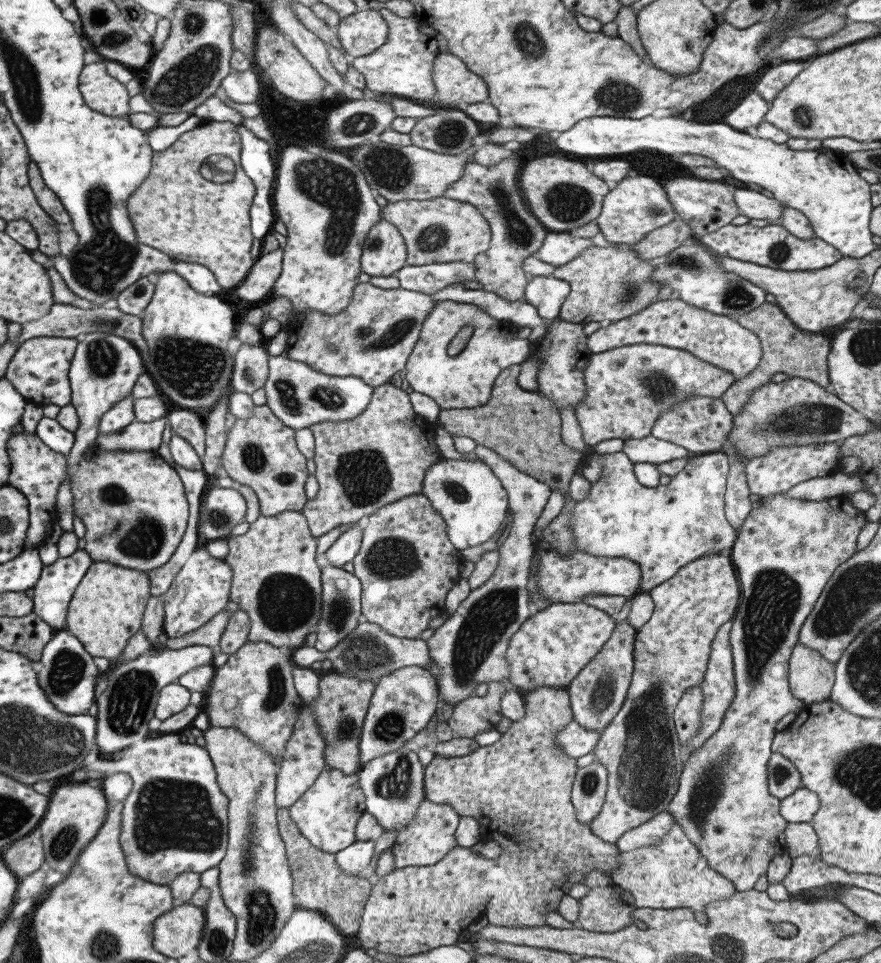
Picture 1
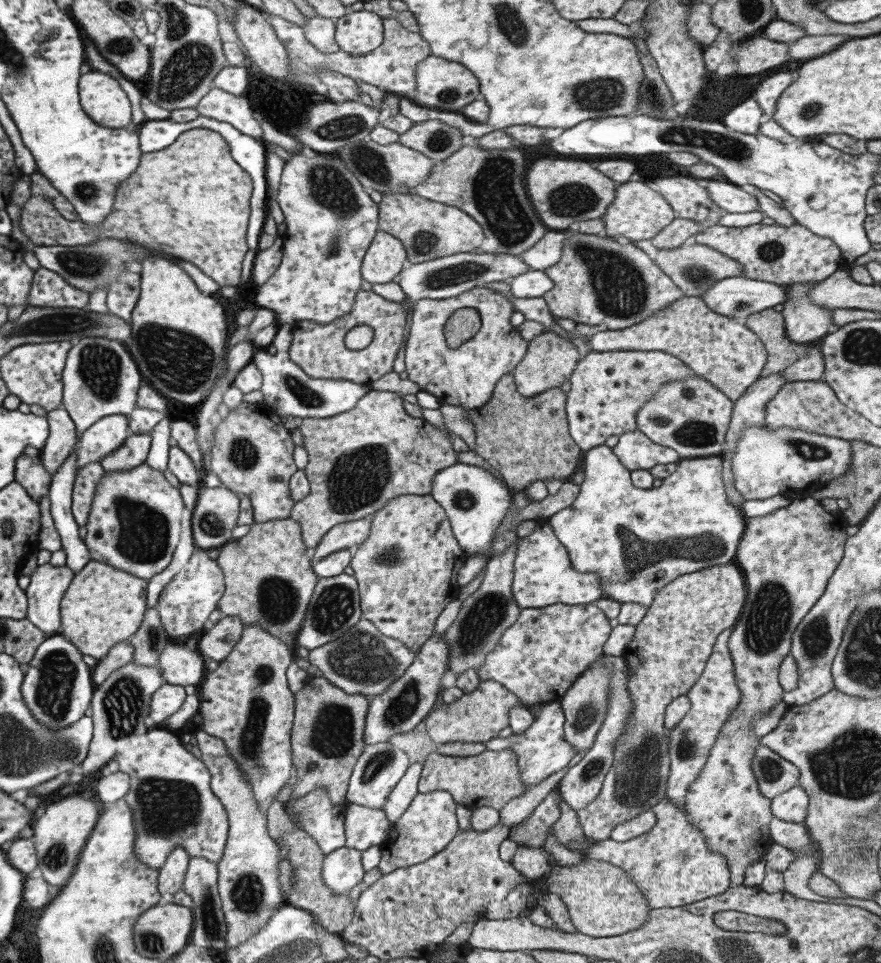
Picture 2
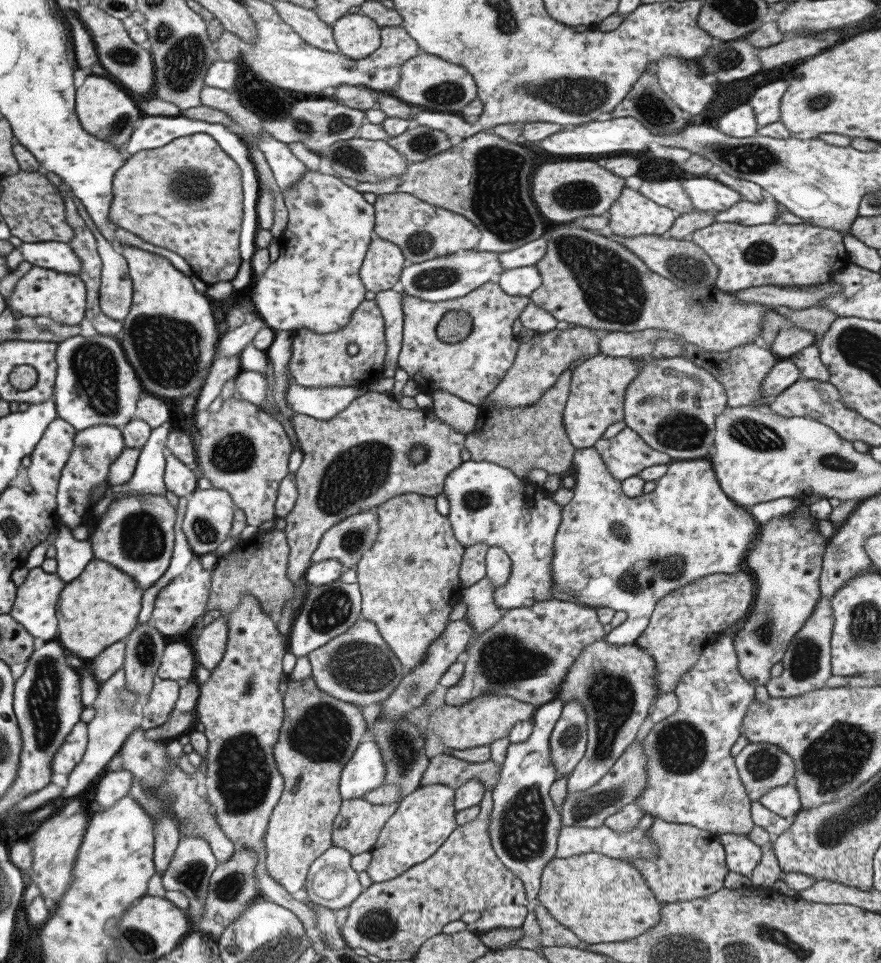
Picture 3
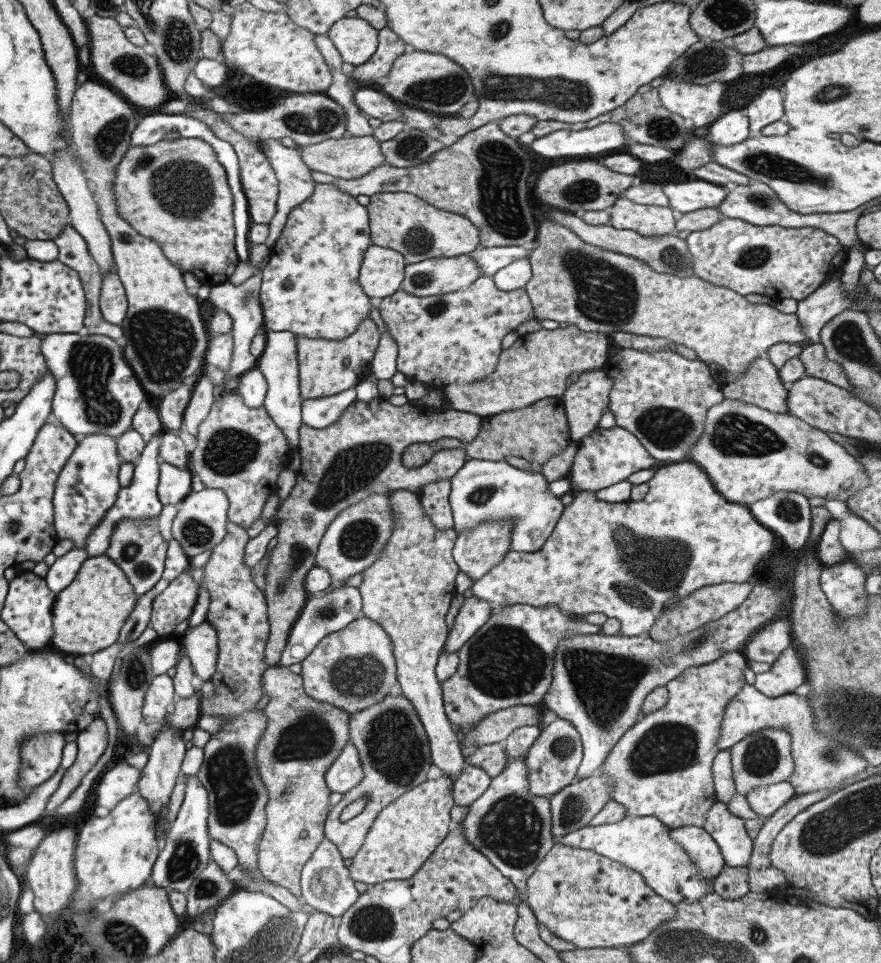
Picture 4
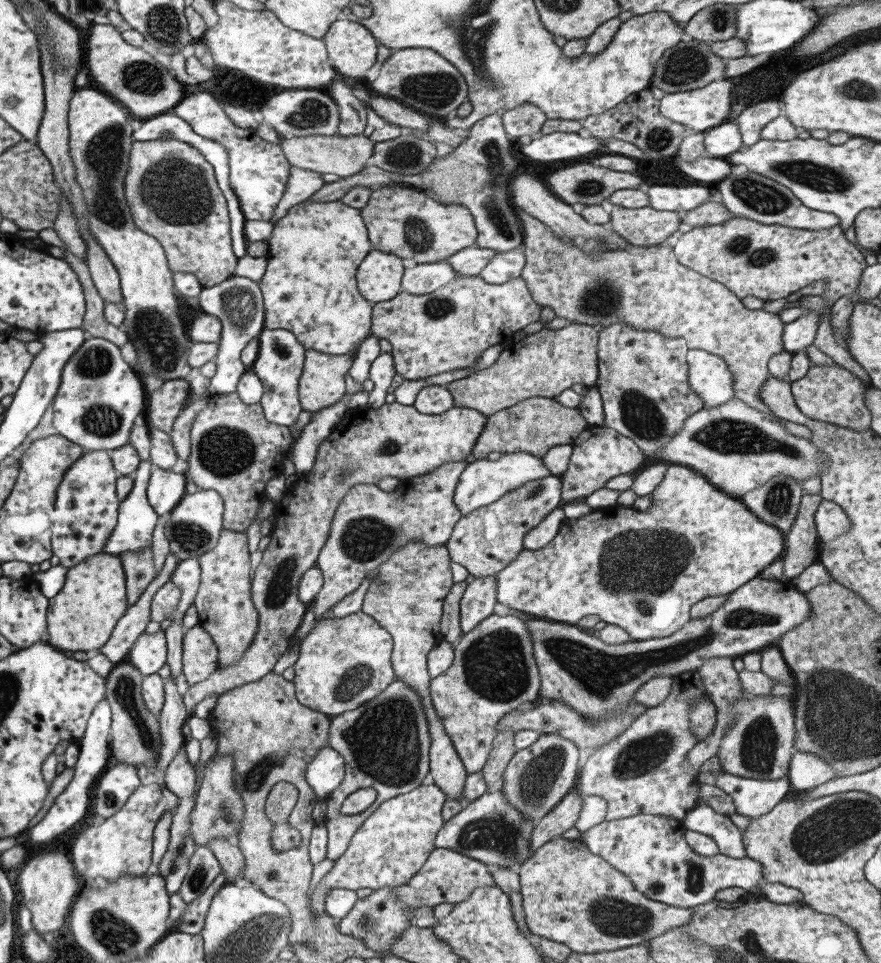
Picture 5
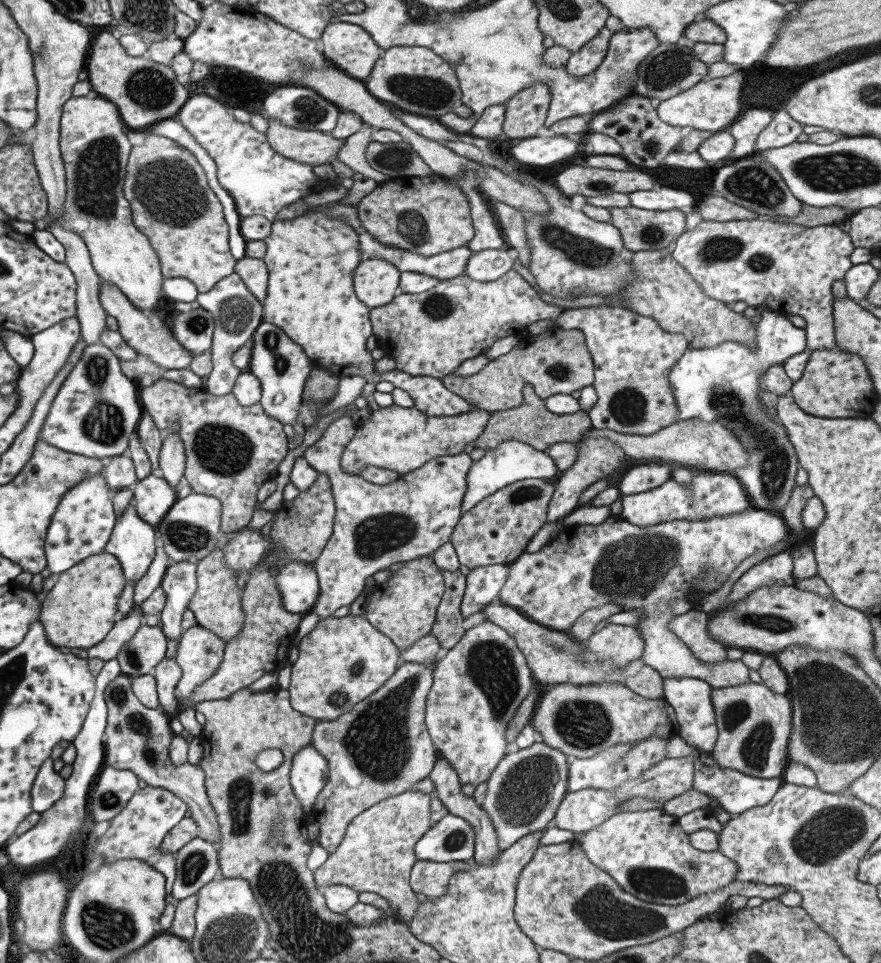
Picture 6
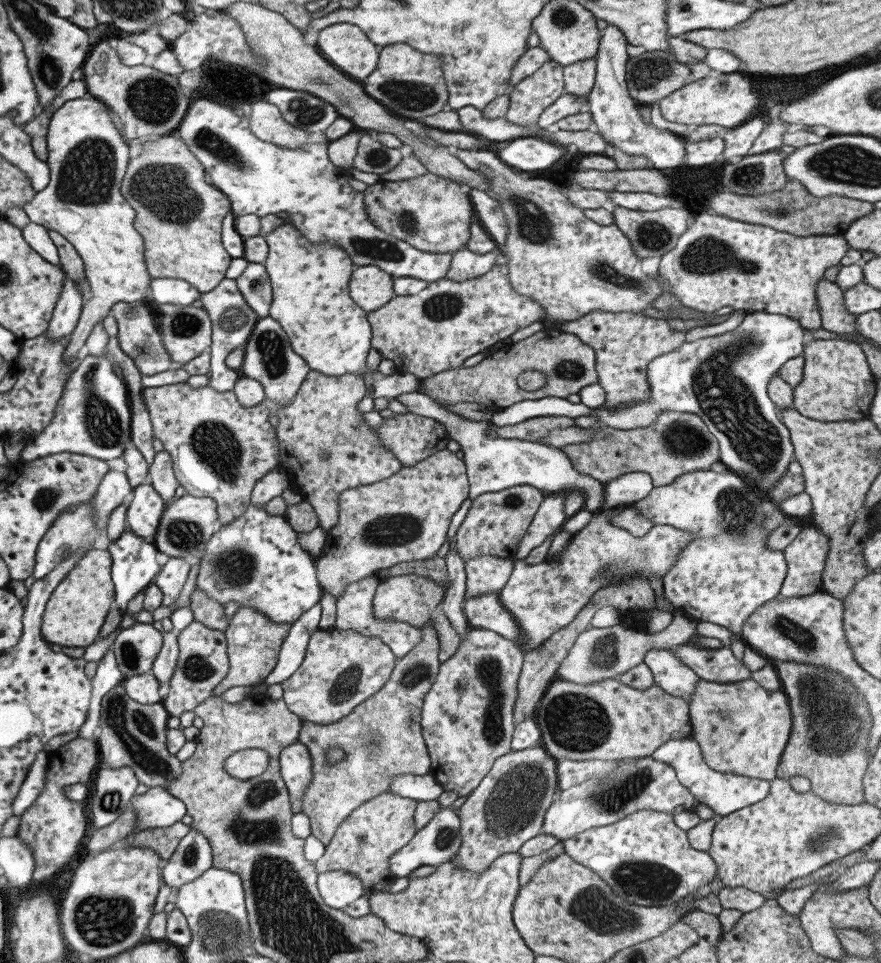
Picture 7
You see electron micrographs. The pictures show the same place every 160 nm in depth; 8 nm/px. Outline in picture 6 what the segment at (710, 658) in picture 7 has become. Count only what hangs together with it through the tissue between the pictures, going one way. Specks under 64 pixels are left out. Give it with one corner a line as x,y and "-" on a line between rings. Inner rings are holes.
753,507
725,516
714,516
709,517
708,519
697,519
694,521
675,519
661,521
660,523
652,524
646,527
638,527
625,519
611,515
607,518
607,520
604,520
596,525
584,524
561,528
557,536
553,539
549,539
538,551
534,553
527,553
524,550
513,562
510,562
507,565
508,573
503,586
498,592
498,598
500,599
501,604
513,607
529,620
532,620
540,625
545,625
546,627
556,631
567,630
573,622
575,622
575,619
578,616
581,616
583,612
593,610
599,606
603,606
604,604
616,604
617,606
620,606
623,611
642,610
640,622
634,626
638,635
643,639
640,658
643,660
643,664
650,666
653,670
656,670
662,678
697,678
699,680
704,680
713,688
727,688
737,686
738,684
747,684
750,682
749,669
739,659
736,661
729,661
728,659
725,659
720,660
720,662
701,662
692,655
692,652
689,648
687,648
687,645
677,635
674,635
674,632
671,629
668,629
668,622
672,622
675,616
671,613
671,608
667,605
667,601
672,598
689,600
690,594
692,594
692,592
696,592
694,586
696,586
698,590
715,591
727,580
727,578
729,578
729,574
740,566
741,562
744,562
744,560
750,556
757,554
760,550
767,550
768,548
771,548
774,544
777,544
780,540
782,540
786,532
787,528
779,514
771,513
767,510
755,509

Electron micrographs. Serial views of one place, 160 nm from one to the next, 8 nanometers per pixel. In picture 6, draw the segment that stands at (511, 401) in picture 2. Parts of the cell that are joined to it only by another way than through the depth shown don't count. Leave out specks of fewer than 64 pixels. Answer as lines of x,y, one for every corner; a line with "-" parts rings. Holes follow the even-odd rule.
524,386
521,404
489,413
487,424
473,441
473,446
487,450
499,446
506,440
517,440
528,444
535,450
545,451
548,446
555,443
576,444
582,438
582,434
585,434
591,427
590,418
585,411
577,410
564,415
549,412
545,408
544,399
539,398
530,386

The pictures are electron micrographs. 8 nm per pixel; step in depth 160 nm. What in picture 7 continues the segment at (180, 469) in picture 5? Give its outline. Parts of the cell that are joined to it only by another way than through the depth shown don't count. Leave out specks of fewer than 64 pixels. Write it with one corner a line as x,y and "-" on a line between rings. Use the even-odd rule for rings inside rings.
159,451
155,453
152,463
148,465
148,482
159,494
163,504
173,498
173,492
178,486
172,471
171,457
168,452

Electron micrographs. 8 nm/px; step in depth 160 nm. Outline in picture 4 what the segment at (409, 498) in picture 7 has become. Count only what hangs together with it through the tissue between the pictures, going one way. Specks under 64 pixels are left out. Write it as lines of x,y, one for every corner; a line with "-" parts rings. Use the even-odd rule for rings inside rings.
447,478
434,480
415,492
419,497
421,509
428,516
435,528
452,528
452,512
448,504
450,482
-
372,494
345,508
327,525
322,534
314,556
314,566
329,572
333,588
341,586
349,576
365,570
377,558
390,537
392,524
389,498
384,494

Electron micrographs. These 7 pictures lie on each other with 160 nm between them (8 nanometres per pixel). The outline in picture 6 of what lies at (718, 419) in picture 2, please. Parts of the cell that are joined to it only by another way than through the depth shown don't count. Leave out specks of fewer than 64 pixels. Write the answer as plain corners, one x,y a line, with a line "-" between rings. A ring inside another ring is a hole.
599,305
596,307
577,307
563,310
555,318
554,328
561,330
577,329
583,333
585,344
592,359
594,379
592,387
597,400
587,414
593,428
605,428
621,434
640,434
649,436
660,428
674,423
678,408
669,386
668,372
689,346
684,335
665,332
646,316
624,309
621,306

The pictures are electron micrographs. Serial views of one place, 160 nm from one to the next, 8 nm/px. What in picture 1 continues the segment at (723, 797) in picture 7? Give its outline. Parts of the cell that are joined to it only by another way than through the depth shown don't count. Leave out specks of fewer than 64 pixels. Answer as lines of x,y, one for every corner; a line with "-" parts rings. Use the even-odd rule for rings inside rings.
800,786
780,800
779,812
788,823
809,823
819,807
820,800
817,794

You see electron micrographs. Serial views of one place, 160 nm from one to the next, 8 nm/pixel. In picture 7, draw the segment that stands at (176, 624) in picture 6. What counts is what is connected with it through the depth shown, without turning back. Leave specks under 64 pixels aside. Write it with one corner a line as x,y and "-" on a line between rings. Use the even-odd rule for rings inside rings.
171,556
159,569
154,576
154,585
161,591
161,605
169,606
175,602
187,580
190,565
191,561
188,559

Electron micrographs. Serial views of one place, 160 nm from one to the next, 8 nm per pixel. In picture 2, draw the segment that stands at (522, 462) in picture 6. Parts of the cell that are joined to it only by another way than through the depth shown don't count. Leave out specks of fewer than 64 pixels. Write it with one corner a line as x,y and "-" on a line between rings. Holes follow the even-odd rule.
455,463
435,472
428,493
444,510
452,535
465,555
469,555
481,552
493,540
494,530
509,508
509,491
482,467
-
547,518
537,519
532,534
518,539
514,558
514,578
511,592
517,606
541,608
550,604
587,604
602,597
602,586
595,573
577,572
569,560
565,547
557,540

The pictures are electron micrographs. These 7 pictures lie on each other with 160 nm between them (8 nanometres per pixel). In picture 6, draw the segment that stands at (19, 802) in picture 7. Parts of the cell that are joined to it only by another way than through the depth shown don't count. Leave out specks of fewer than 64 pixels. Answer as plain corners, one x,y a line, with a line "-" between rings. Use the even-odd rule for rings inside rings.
48,759
41,767
39,775
32,790
34,811
42,814
49,810
65,794
66,780
61,778
55,768
52,759

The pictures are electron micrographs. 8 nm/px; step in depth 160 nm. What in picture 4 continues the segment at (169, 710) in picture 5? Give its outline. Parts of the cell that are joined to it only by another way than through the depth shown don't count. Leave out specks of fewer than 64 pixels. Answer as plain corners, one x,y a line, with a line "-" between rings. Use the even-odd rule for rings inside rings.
163,720
157,737
155,737
153,743
147,750
147,762
145,762
145,767
140,770
140,776
136,782
138,788
137,793
148,802
151,814
154,816
155,840
159,845
166,839
166,832
162,829
162,824
164,824
164,816
166,816
168,811
167,807
172,788
176,779
181,775
181,760
183,760
185,751
186,749
183,745
180,730
173,729
171,724
167,724

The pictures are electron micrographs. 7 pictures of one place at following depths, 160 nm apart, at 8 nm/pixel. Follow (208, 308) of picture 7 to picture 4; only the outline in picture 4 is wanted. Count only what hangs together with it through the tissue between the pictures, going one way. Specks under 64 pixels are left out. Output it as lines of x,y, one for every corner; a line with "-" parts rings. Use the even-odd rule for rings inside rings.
261,270
255,271
247,280
239,285
231,285
228,281
224,284
211,284
207,301
214,306
215,311
225,311
232,320
231,334
233,337
233,350
229,359
229,369
223,372
222,384
230,379
237,380
240,374
255,368
256,358
249,352
250,342
255,336
255,330
263,328
262,308
259,303
259,290
261,282

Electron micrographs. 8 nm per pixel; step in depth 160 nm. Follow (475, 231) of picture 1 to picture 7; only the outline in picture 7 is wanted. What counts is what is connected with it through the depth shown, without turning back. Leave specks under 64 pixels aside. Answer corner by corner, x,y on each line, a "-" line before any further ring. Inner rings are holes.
425,173
397,181
380,180
362,192
369,221
389,237
432,254
453,254
469,241
473,210
470,198
456,182

